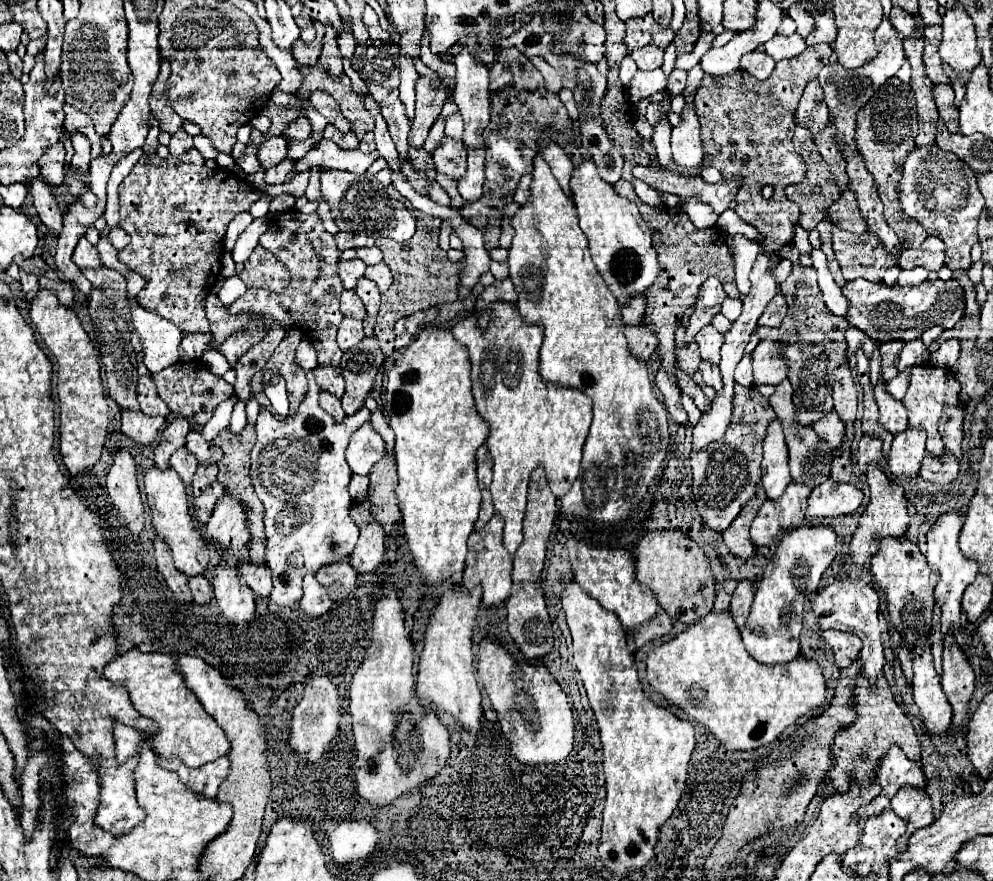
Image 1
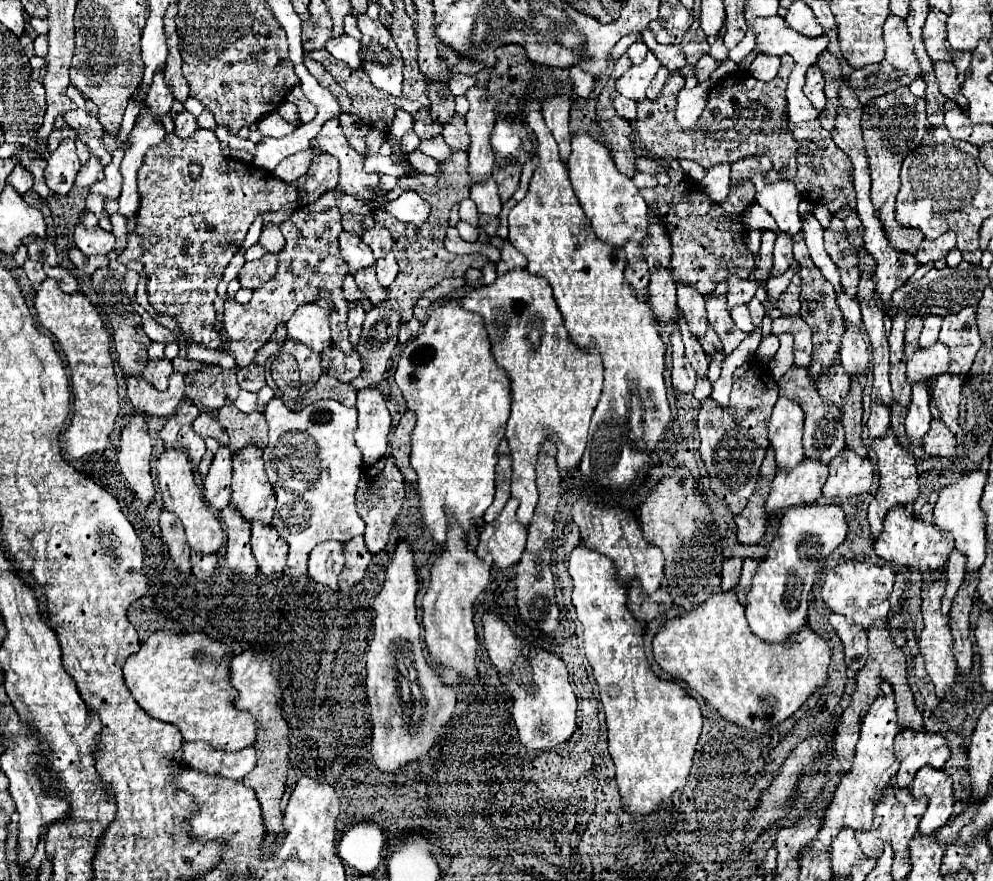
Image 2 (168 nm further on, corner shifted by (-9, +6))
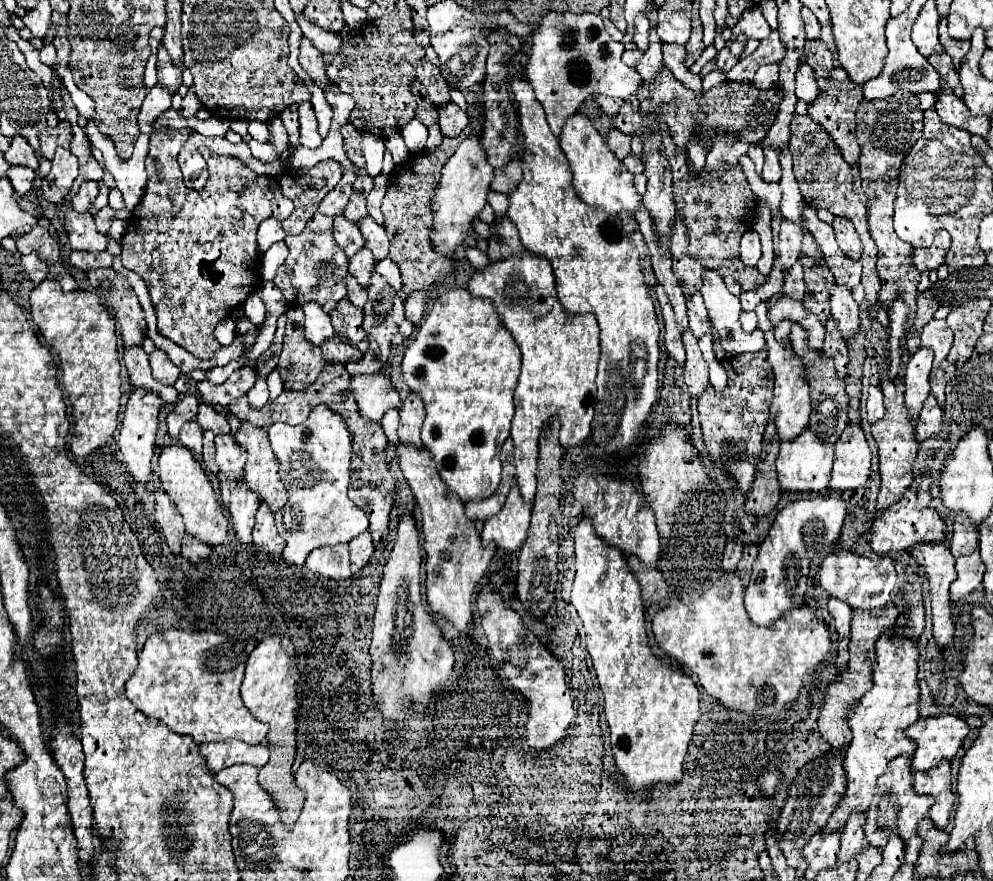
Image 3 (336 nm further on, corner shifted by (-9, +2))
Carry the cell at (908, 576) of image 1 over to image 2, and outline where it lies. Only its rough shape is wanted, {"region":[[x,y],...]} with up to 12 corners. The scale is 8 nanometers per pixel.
{"region":[[895,506],[877,556],[921,574],[945,568],[951,534]]}

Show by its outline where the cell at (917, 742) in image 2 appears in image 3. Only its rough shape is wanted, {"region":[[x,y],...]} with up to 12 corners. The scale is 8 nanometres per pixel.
{"region":[[959,716],[919,718],[907,736],[917,742],[913,770],[951,760],[969,726]]}

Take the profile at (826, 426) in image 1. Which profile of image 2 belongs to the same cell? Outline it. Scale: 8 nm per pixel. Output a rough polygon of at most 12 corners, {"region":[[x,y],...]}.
{"region":[[839,362],[819,376],[817,390],[839,410],[849,394],[849,376]]}

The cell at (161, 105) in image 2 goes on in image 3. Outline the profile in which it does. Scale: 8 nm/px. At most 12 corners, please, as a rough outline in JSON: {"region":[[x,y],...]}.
{"region":[[163,46],[157,52],[157,80],[171,94],[181,70]]}

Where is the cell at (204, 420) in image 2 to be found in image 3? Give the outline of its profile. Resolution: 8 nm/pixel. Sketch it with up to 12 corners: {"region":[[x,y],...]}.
{"region":[[201,402],[197,422],[215,434],[229,434],[225,414]]}

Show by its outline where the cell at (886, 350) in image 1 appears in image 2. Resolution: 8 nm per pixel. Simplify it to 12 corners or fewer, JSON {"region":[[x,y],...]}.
{"region":[[909,318],[905,328],[905,358],[919,348],[921,318]]}

